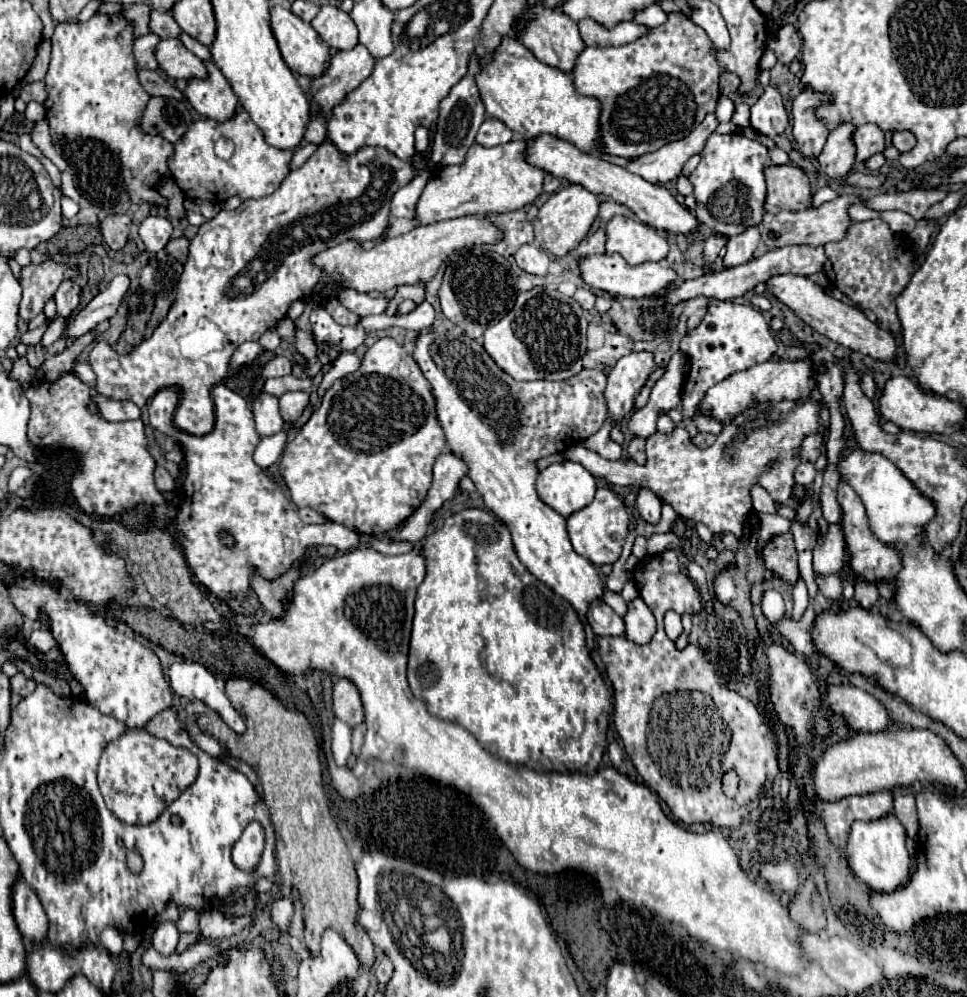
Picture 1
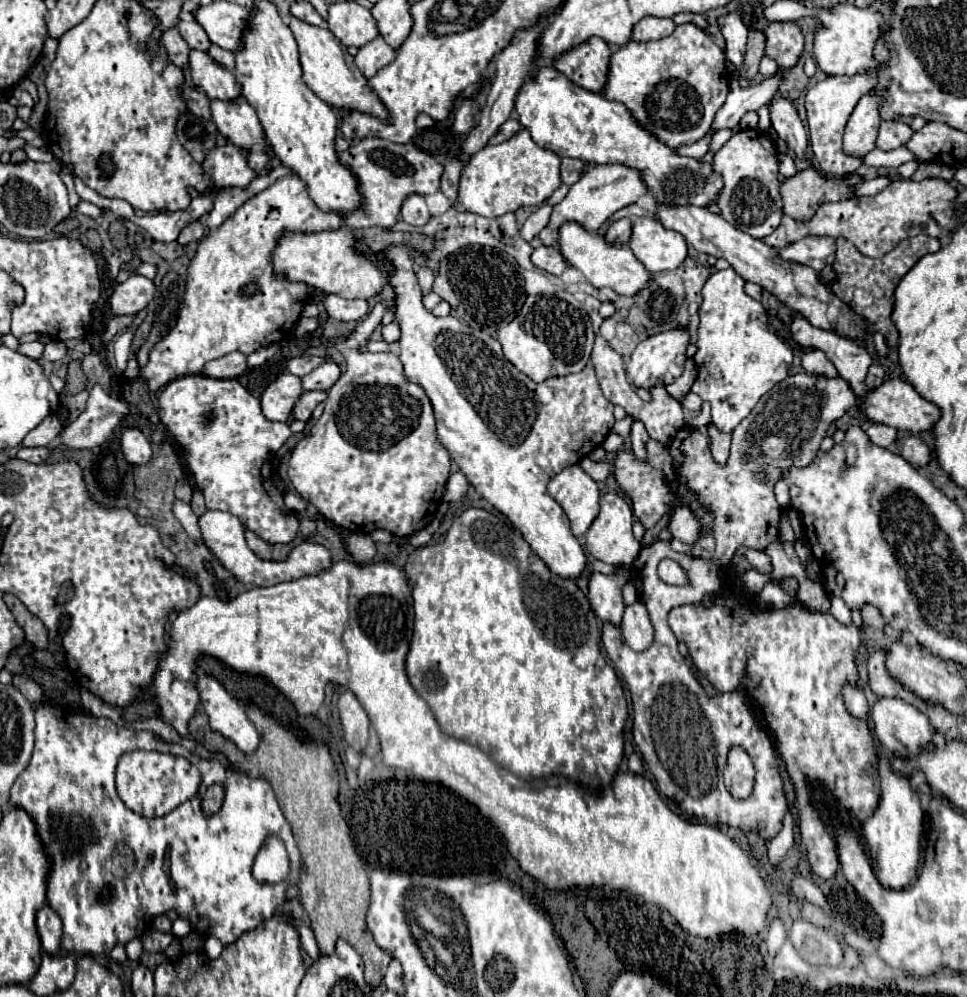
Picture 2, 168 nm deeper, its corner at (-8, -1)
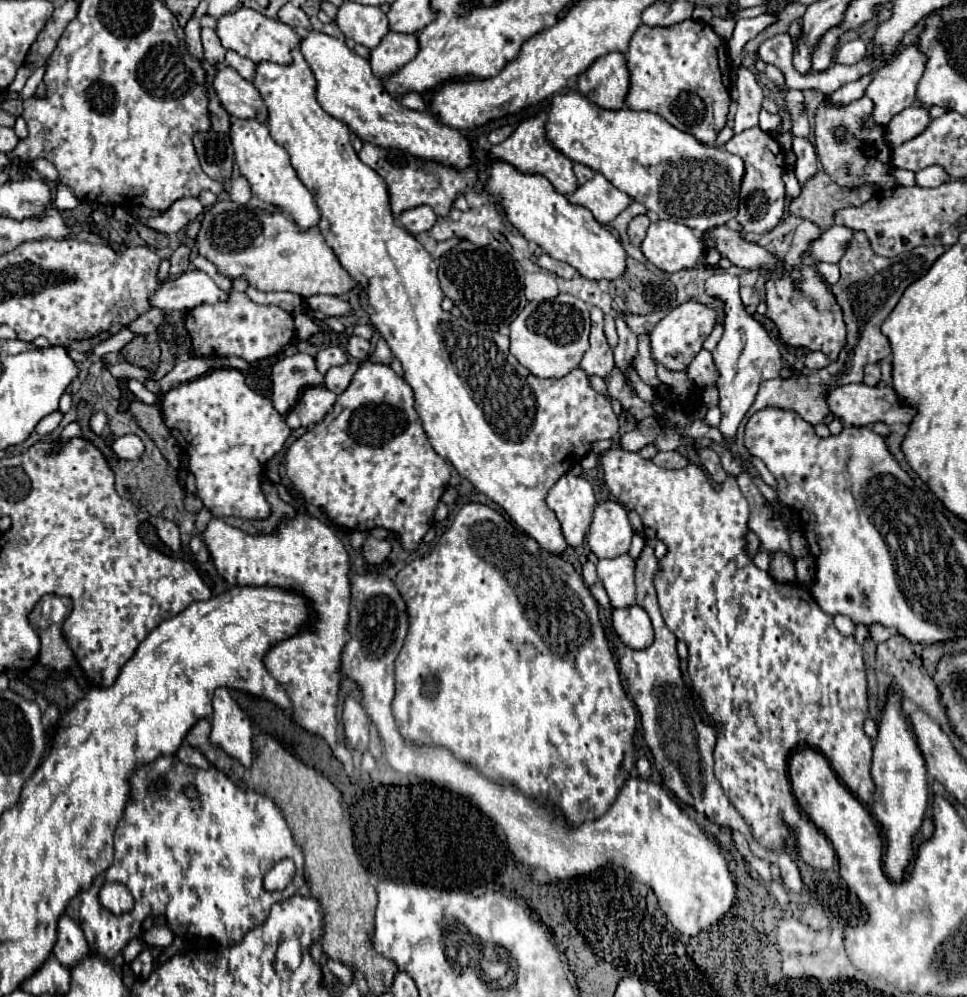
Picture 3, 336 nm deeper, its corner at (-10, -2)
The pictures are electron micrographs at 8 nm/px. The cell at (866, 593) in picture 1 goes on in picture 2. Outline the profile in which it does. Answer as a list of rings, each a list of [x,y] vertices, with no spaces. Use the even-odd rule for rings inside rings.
[[[863,605],[861,615],[863,615],[863,621],[865,621],[867,625],[871,625],[871,627],[875,627],[875,629],[883,629],[883,627],[885,627],[885,621],[883,621],[883,617],[881,617],[881,613],[879,613],[877,607],[873,607],[873,605]]]

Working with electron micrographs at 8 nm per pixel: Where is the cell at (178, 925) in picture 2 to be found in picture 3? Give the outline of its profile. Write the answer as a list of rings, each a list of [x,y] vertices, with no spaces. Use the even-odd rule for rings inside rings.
[[[161,926],[161,928],[151,928],[149,932],[145,932],[145,944],[147,946],[159,946],[159,948],[165,948],[173,942],[173,932],[167,928],[167,926]]]

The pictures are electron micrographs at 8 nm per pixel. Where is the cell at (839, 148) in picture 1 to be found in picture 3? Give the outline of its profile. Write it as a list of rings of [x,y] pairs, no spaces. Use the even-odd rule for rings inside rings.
[[[911,44],[897,58],[893,58],[889,64],[875,70],[873,80],[865,88],[865,96],[869,96],[873,100],[873,104],[875,104],[873,118],[869,122],[885,126],[895,114],[899,114],[901,110],[915,104],[915,100],[917,100],[917,84],[919,84],[919,80],[921,80],[921,76],[925,72],[925,64],[927,64],[927,56],[919,50],[917,44]]]

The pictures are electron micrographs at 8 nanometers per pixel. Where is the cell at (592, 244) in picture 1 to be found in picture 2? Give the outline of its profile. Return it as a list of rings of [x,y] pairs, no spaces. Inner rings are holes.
[[[619,219],[619,221],[611,223],[611,227],[605,233],[605,241],[617,243],[617,245],[629,243],[629,237],[631,237],[631,221],[629,219]]]

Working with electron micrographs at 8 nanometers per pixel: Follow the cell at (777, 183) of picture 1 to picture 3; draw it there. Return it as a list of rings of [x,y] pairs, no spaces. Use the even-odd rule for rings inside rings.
[[[817,172],[803,188],[799,198],[791,200],[791,214],[815,222],[827,230],[835,222],[835,212],[847,206],[861,206],[873,196],[869,186],[857,190],[839,188],[825,172]]]

